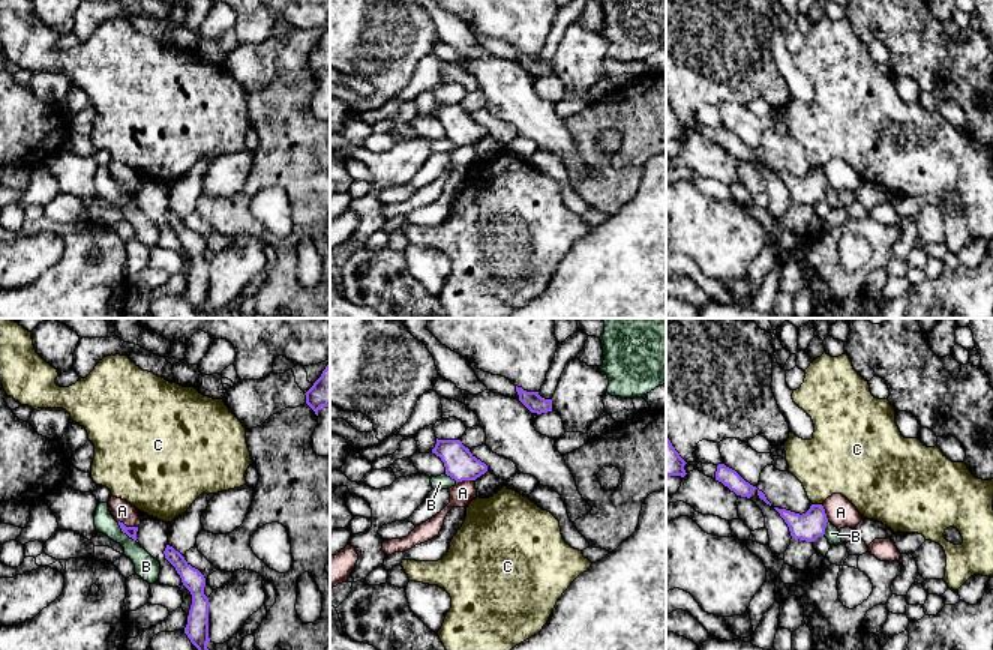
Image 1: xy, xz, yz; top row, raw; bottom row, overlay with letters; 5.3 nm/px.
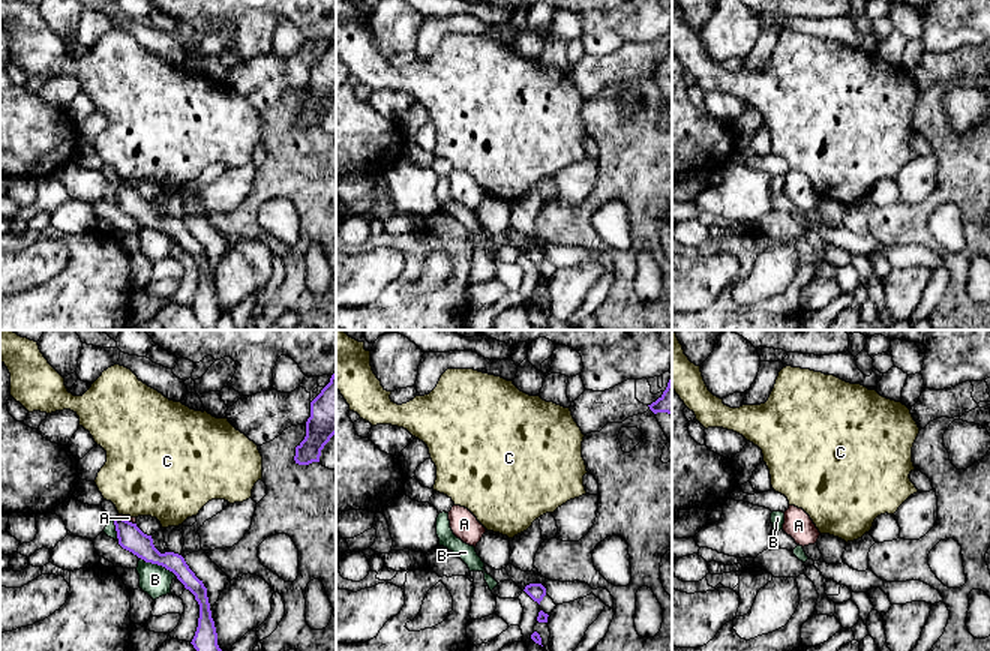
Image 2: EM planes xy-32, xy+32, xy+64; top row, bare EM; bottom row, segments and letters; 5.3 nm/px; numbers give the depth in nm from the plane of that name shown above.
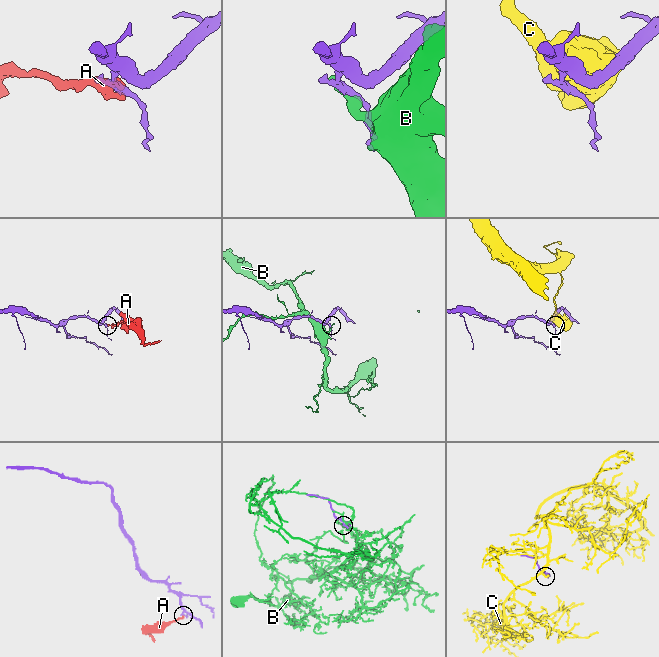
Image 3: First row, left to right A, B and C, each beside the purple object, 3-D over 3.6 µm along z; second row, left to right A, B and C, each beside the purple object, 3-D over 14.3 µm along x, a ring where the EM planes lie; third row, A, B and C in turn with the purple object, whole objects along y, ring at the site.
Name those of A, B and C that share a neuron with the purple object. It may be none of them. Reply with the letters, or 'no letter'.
no letter

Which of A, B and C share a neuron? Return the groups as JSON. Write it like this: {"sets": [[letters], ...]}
{"sets": [["A"], ["B"], ["C"]]}

